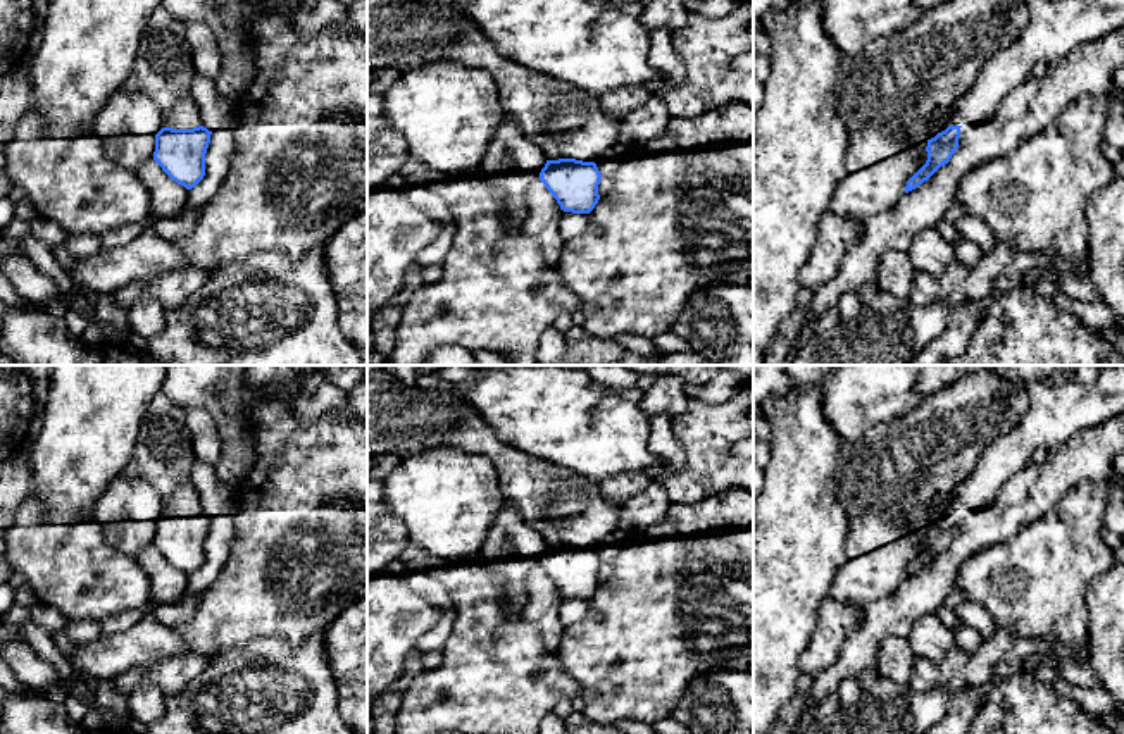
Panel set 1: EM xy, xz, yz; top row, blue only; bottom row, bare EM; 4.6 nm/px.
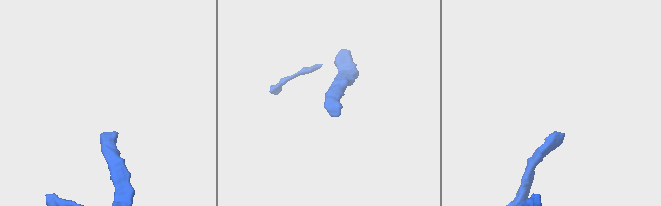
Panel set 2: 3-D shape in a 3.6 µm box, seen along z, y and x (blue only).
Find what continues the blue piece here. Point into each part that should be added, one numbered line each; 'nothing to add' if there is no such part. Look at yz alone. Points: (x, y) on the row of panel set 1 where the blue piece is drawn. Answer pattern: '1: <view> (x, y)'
1: yz (1055, 28)

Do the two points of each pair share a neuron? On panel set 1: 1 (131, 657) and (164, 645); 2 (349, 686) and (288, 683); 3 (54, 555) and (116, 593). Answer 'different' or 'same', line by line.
1: same
2: different
3: same

